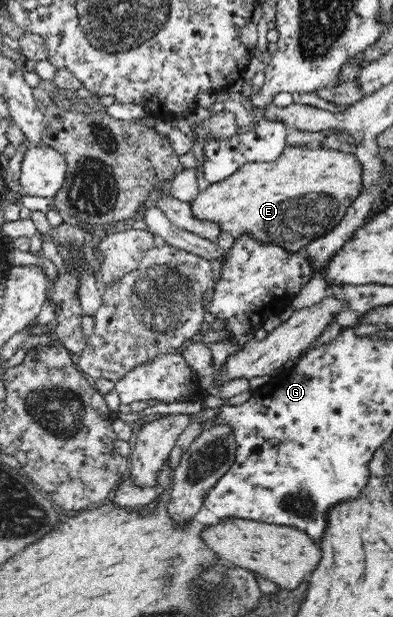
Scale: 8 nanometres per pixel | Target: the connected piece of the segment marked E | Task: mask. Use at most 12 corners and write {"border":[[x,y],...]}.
{"border":[[286,147],[190,201],[199,220],[297,253],[363,189],[357,156]]}

